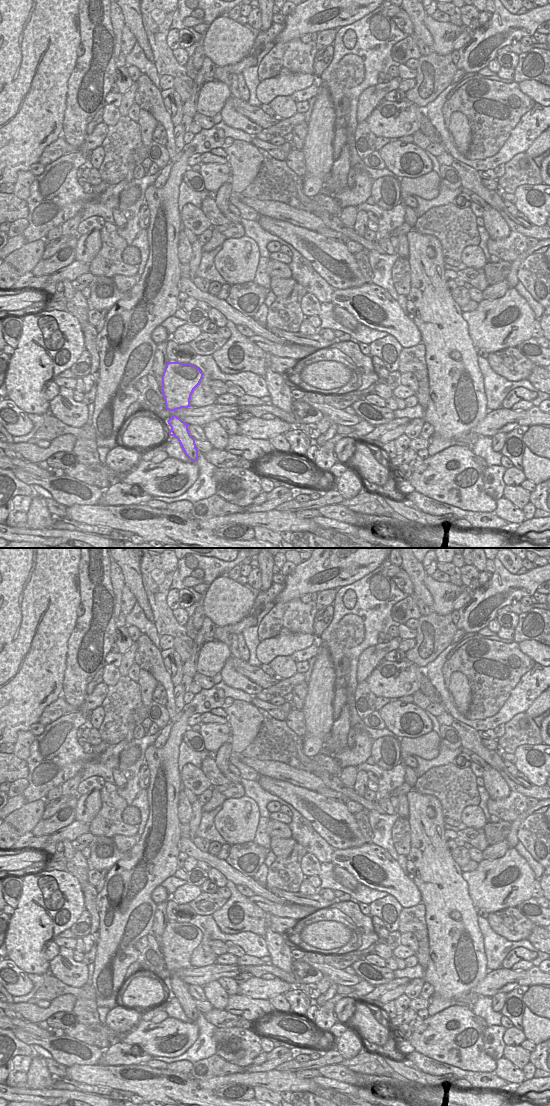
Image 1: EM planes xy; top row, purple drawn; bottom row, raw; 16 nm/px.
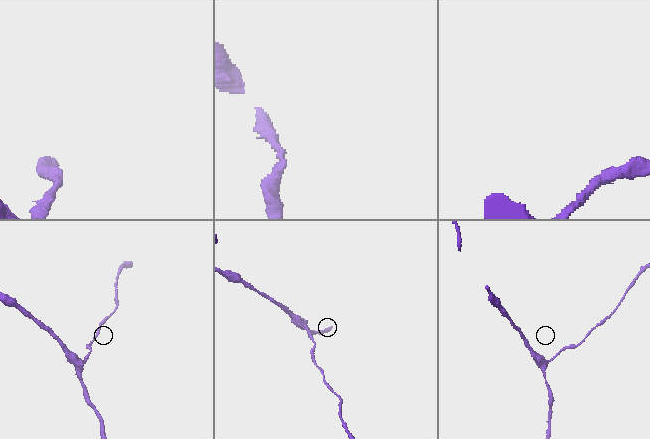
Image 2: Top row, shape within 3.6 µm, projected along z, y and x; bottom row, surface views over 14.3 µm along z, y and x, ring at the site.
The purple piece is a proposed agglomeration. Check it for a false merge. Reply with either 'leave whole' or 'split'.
leave whole

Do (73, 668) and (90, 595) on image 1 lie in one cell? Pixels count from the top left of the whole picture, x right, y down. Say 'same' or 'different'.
same

